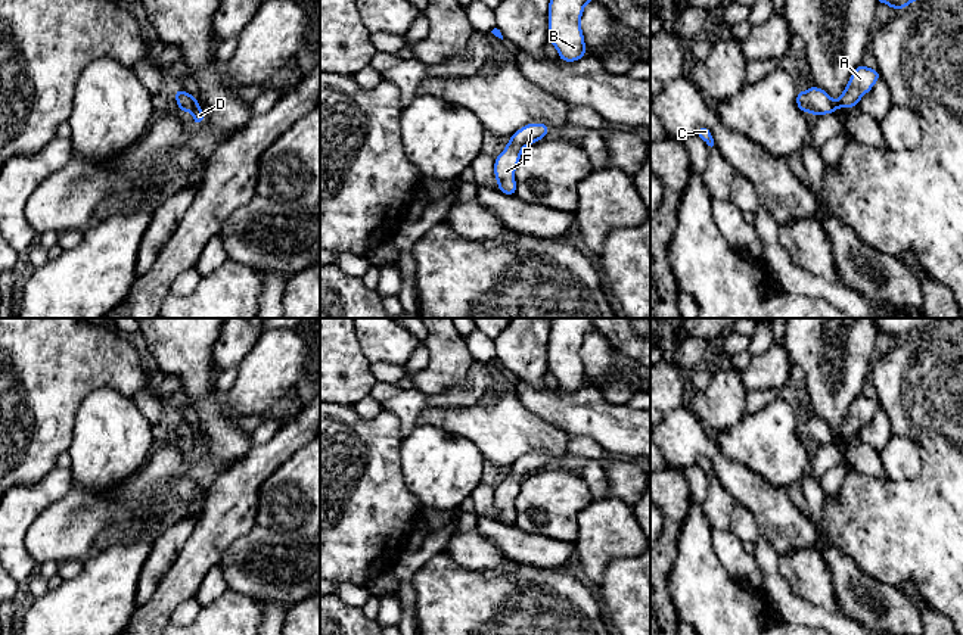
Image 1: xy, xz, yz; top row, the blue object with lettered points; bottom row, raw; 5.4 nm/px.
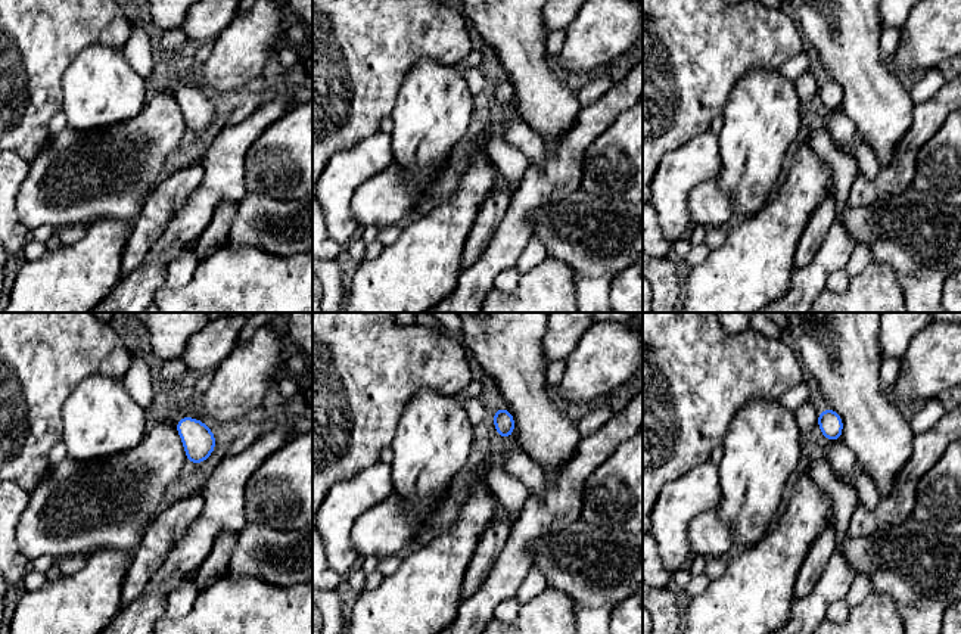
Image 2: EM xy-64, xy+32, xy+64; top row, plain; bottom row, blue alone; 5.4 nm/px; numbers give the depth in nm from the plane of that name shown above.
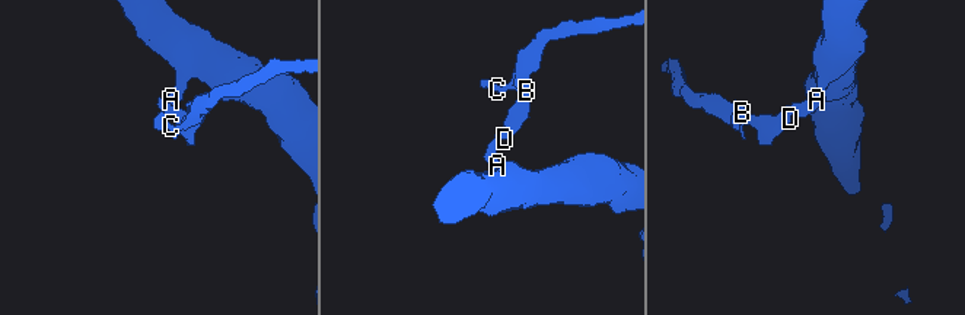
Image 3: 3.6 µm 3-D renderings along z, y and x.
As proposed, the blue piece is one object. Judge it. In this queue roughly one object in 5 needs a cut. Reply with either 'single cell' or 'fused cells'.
single cell

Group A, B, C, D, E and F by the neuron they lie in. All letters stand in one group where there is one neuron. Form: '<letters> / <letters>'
A B C D E F

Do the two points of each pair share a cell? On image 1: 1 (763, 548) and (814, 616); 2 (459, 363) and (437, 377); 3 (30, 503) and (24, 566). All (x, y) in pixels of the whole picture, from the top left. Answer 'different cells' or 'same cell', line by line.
1: same cell
2: same cell
3: same cell

